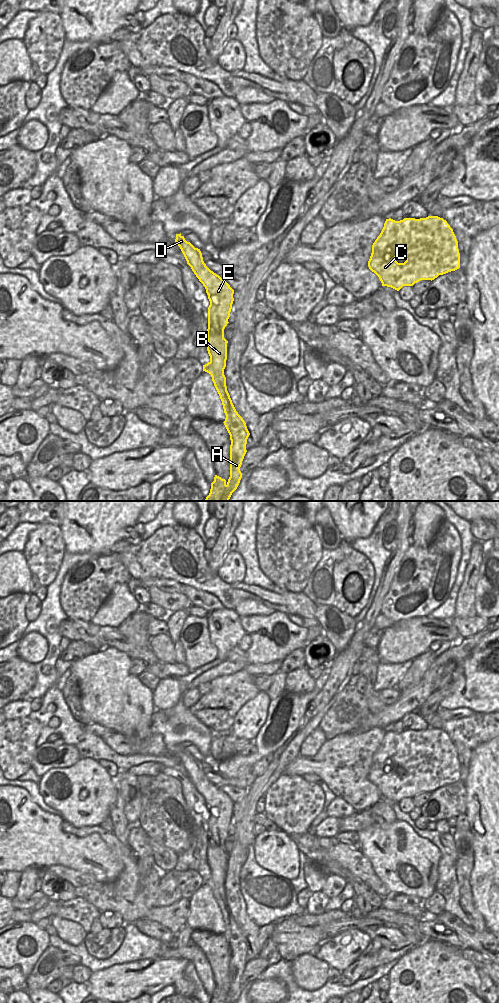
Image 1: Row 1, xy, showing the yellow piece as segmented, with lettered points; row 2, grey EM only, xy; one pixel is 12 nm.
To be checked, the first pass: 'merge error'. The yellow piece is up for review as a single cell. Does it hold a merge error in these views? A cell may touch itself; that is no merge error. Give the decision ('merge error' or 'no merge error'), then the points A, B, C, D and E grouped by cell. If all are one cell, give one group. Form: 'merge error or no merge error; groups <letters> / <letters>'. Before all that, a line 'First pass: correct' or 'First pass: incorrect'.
First pass: correct
merge error; groups A C / B D E

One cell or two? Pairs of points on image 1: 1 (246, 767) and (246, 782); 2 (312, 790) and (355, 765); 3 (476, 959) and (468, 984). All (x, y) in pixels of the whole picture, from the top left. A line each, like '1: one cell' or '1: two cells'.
1: two cells
2: two cells
3: two cells

